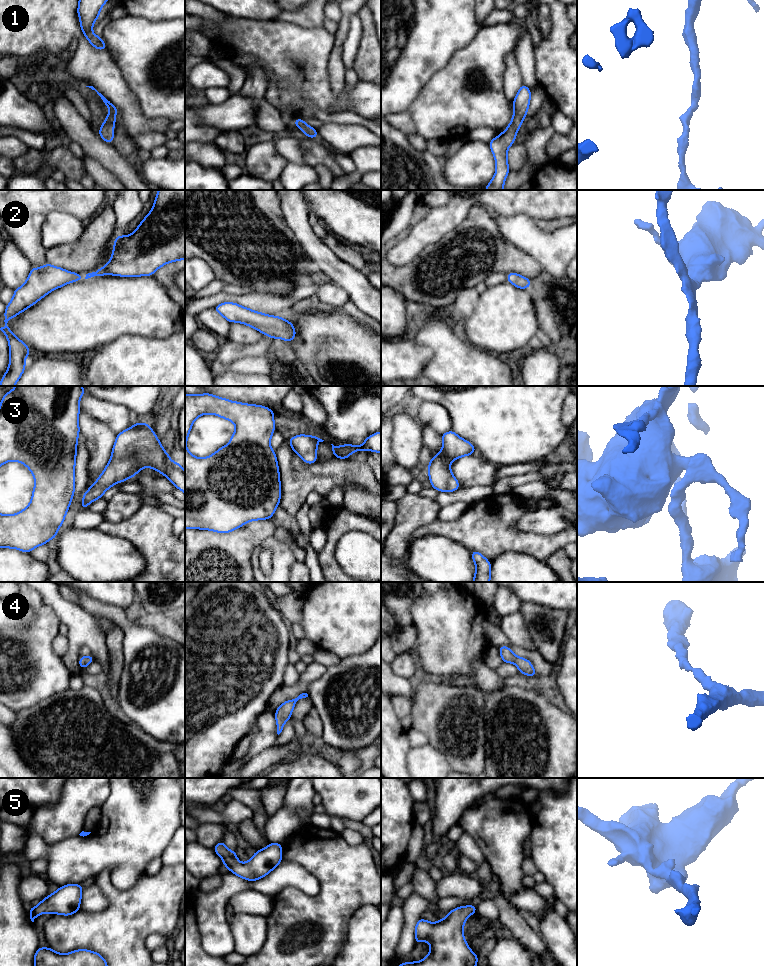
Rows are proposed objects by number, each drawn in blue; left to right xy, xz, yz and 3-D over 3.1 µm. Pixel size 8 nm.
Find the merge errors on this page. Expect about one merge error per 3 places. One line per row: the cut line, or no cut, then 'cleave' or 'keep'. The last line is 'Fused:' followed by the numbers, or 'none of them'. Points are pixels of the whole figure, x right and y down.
1: cut none; keep
2: cut none; keep
3: cut none; keep
4: cut none; keep
5: cut none; keep
Fused: none of them

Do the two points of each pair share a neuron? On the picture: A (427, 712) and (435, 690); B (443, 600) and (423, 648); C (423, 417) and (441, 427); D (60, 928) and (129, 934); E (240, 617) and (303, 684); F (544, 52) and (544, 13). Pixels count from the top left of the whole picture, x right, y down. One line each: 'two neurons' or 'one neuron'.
A: one neuron
B: one neuron
C: one neuron
D: one neuron
E: two neurons
F: two neurons

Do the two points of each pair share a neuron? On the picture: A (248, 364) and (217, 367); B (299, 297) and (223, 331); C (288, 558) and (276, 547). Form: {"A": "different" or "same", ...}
{"A": "same", "B": "different", "C": "same"}

